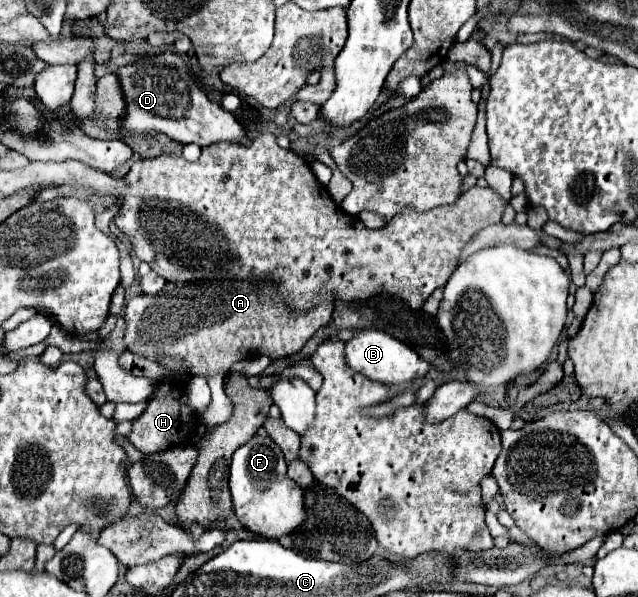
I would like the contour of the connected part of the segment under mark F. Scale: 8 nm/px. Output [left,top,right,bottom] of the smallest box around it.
[230,434,306,538]

